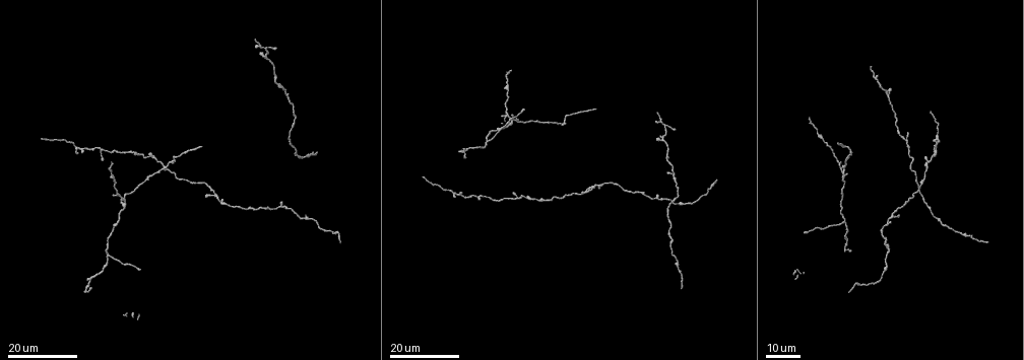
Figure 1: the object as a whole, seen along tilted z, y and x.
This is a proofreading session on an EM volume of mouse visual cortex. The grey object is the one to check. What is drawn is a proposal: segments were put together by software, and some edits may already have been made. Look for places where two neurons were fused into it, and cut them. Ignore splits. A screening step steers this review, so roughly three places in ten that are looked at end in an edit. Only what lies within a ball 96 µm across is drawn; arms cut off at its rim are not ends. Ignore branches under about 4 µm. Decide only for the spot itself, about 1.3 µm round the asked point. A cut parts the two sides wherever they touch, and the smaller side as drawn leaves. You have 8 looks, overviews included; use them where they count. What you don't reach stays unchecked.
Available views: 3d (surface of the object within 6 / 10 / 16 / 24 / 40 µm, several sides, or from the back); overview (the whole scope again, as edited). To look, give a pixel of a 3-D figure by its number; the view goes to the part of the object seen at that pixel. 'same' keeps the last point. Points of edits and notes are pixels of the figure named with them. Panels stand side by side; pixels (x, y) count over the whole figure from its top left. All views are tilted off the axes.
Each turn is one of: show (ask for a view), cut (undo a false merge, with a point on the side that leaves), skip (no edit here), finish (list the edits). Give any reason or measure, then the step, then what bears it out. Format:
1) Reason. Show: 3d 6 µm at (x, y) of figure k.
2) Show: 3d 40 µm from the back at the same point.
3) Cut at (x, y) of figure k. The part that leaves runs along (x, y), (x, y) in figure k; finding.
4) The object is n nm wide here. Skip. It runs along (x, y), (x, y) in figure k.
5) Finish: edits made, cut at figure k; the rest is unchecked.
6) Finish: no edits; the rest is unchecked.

A fork. Show: 3d 24 µm at (280, 203) of figure 1.

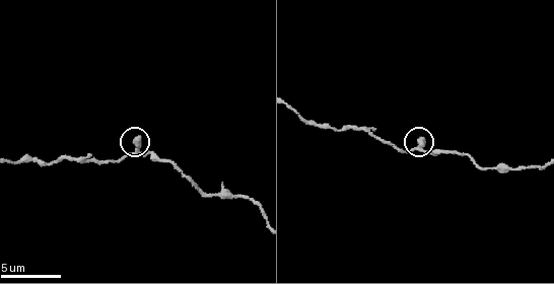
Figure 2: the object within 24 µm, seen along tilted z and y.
Show: 3d 10 µm at (136, 148) of figure 2.

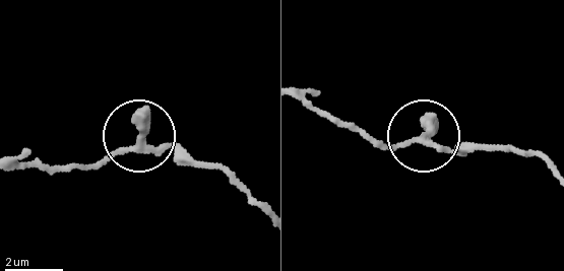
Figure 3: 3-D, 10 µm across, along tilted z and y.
Skip. It runs along (302, 96), (387, 145), (420, 135), (461, 148), (501, 148) in figure 3; one neuron here.

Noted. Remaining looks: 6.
Thick turns thin. Show: 3d 10 µm at (547, 164) of figure 2.

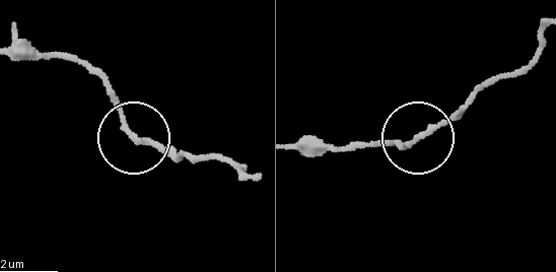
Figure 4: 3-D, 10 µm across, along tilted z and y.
Other side. Show: 3d 10 µm from the back at (131, 134) of figure 4.

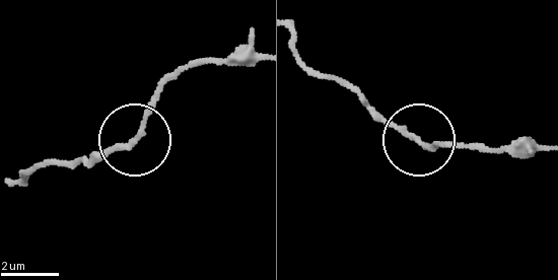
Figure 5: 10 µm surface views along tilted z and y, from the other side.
Skip. It runs along (259, 57), (180, 66), (141, 130), (84, 163) in figure 5; continuous, no second neuron.

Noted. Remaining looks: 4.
Show: 3d 16 µm at (572, 195) of figure 1.

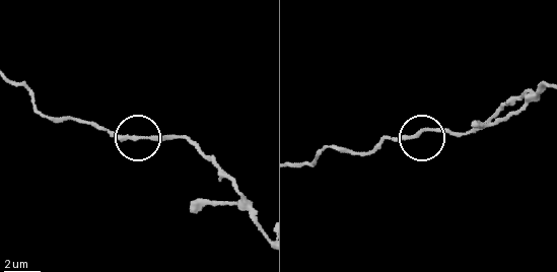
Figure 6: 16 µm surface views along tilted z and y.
Show: 3d 6 µm at (137, 140) of figure 6.

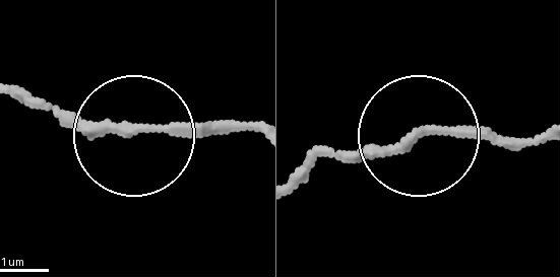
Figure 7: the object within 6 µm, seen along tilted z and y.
Skip. It runs along (259, 135), (127, 128), (12, 93) in figure 7; all the same neuron.

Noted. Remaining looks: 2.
Three-way junction. Show: 3d 16 µm at (108, 254) of figure 1.

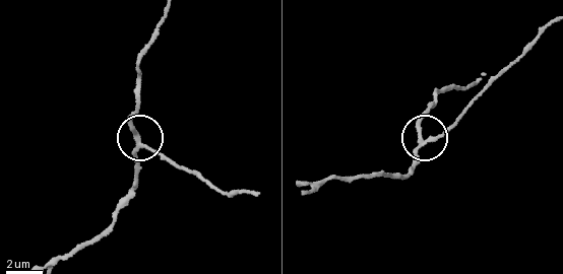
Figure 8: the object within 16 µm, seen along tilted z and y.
Show: 3d 10 µm at (425, 140) of figure 8.

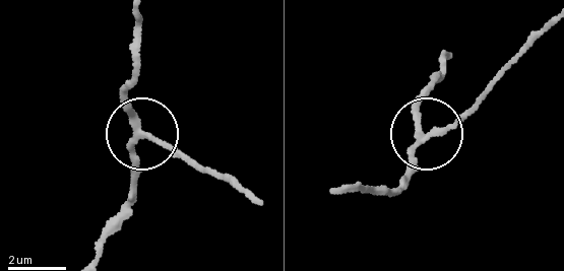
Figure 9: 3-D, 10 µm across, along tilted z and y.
The object is 180 nm wide here. Cut at (176, 150) of figure 9. The part that leaves runs along (143, 138), (174, 147), (192, 165), (247, 194) in figure 9; a second neuron is stuck on.

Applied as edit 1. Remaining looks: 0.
Finish: edits made, cut at figure 9; the rest is unchecked.

